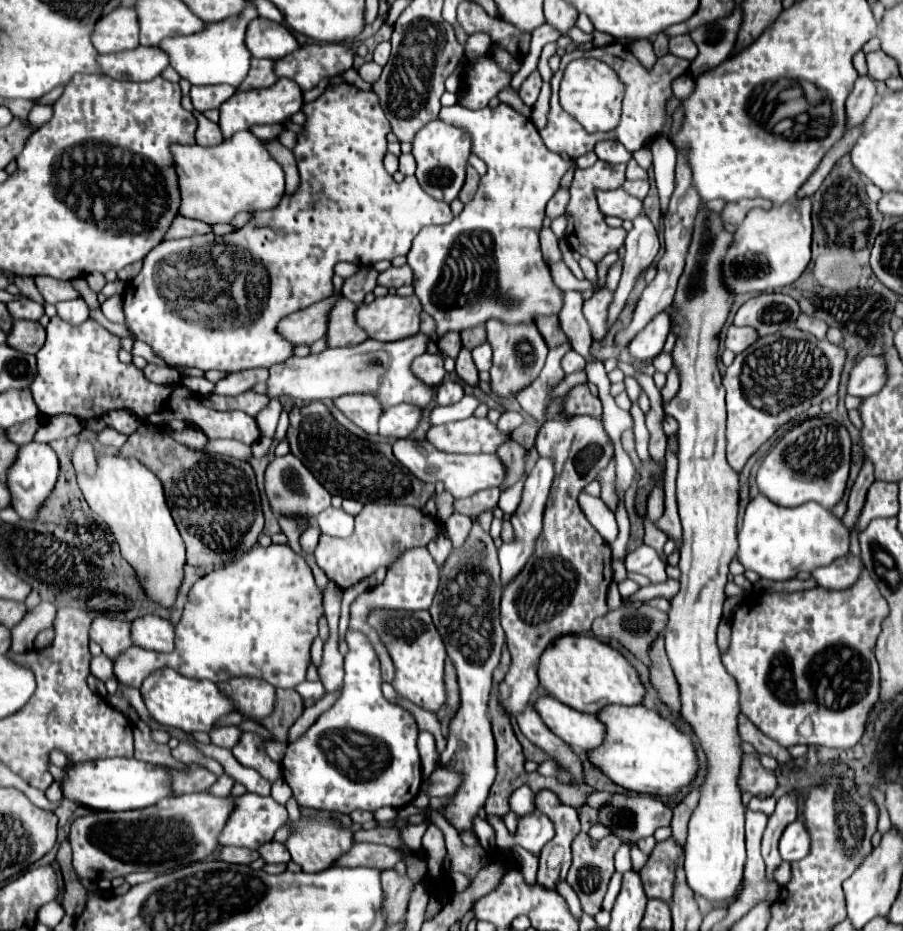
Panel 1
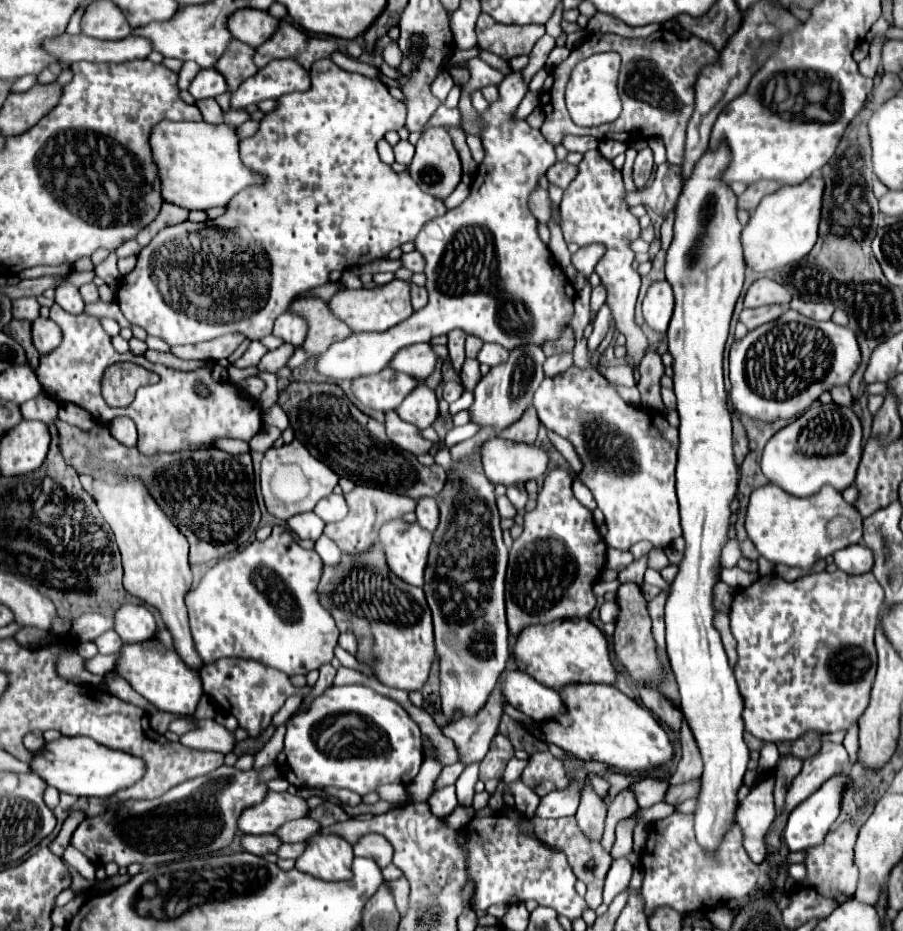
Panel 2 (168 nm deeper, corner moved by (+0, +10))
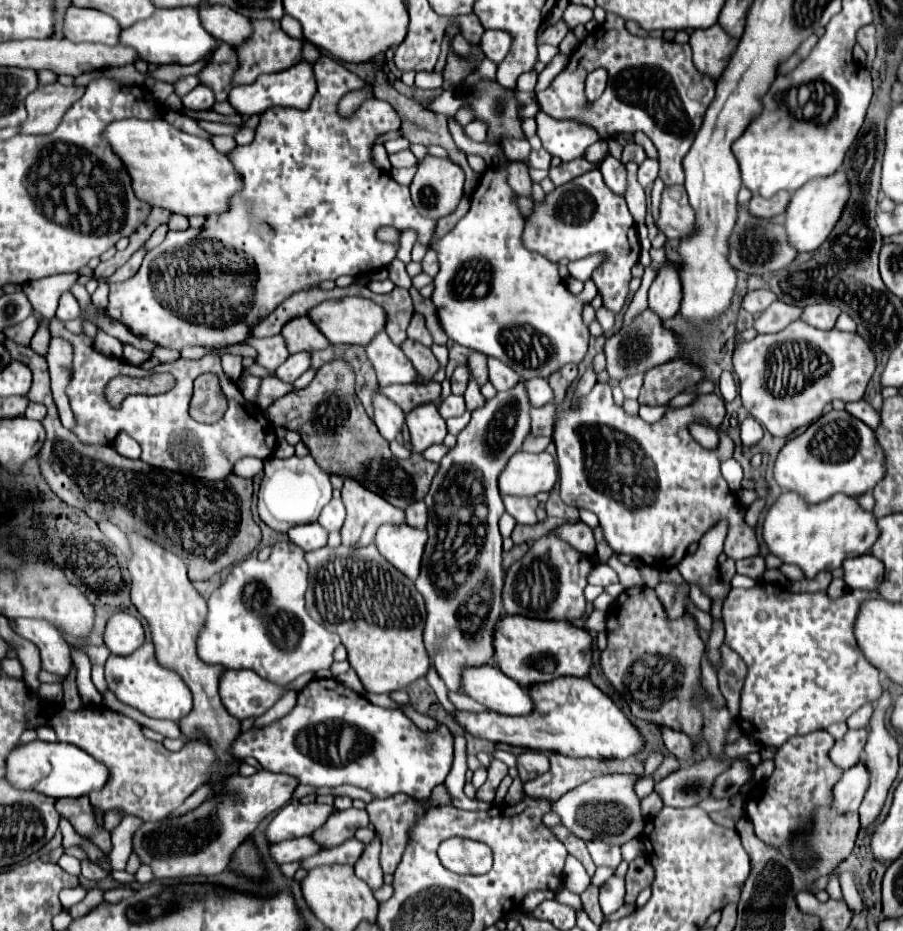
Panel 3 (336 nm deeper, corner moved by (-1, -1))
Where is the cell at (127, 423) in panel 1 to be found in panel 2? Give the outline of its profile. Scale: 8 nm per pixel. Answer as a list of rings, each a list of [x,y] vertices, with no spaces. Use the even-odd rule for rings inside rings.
[[[116,417],[110,421],[110,435],[124,445],[136,445],[136,425],[128,417]]]

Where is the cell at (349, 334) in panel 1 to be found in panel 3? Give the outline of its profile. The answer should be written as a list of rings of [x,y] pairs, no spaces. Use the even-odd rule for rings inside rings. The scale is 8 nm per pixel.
[[[299,316],[295,320],[289,320],[283,326],[281,332],[287,340],[287,350],[289,354],[295,352],[315,352],[315,350],[323,350],[329,346],[327,338],[317,330],[317,326],[307,318],[307,316]]]

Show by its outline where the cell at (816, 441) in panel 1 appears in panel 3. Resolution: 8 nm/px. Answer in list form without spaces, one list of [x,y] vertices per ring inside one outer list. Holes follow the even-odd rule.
[[[831,410],[785,444],[775,462],[775,480],[781,488],[793,490],[815,504],[837,492],[861,496],[873,490],[883,478],[883,464],[883,450],[875,442],[875,432],[845,410]]]

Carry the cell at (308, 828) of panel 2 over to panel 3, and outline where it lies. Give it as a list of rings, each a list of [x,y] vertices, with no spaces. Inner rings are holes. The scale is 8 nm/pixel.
[[[337,810],[317,832],[313,832],[313,840],[323,848],[335,848],[353,838],[357,828],[365,826],[369,826],[369,816],[365,810]]]

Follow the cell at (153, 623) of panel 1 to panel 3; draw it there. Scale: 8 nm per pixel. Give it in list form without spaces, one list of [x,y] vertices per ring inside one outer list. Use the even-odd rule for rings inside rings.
[[[119,612],[107,622],[105,646],[111,650],[111,654],[131,654],[143,644],[143,640],[143,626],[135,616]]]

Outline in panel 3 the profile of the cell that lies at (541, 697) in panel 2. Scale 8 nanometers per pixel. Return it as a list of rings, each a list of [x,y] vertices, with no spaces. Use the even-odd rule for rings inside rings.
[[[489,664],[463,670],[463,692],[487,710],[495,710],[499,714],[519,716],[533,710],[527,690]]]

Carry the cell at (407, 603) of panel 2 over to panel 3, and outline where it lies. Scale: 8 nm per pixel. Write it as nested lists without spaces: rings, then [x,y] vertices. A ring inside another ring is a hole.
[[[375,544],[355,550],[323,546],[307,552],[305,562],[309,564],[305,608],[315,622],[341,636],[349,664],[367,692],[389,694],[427,674],[429,656],[423,646],[425,602],[415,584],[383,560]]]

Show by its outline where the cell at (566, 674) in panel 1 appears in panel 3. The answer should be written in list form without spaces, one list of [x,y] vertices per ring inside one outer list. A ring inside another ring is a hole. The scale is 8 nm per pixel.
[[[501,616],[493,632],[495,660],[511,680],[527,688],[535,682],[549,682],[559,676],[587,676],[591,668],[591,636],[563,620],[527,620],[527,616]]]

